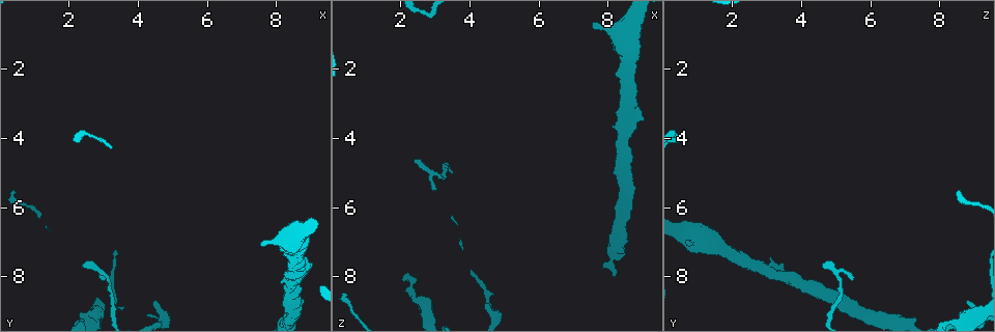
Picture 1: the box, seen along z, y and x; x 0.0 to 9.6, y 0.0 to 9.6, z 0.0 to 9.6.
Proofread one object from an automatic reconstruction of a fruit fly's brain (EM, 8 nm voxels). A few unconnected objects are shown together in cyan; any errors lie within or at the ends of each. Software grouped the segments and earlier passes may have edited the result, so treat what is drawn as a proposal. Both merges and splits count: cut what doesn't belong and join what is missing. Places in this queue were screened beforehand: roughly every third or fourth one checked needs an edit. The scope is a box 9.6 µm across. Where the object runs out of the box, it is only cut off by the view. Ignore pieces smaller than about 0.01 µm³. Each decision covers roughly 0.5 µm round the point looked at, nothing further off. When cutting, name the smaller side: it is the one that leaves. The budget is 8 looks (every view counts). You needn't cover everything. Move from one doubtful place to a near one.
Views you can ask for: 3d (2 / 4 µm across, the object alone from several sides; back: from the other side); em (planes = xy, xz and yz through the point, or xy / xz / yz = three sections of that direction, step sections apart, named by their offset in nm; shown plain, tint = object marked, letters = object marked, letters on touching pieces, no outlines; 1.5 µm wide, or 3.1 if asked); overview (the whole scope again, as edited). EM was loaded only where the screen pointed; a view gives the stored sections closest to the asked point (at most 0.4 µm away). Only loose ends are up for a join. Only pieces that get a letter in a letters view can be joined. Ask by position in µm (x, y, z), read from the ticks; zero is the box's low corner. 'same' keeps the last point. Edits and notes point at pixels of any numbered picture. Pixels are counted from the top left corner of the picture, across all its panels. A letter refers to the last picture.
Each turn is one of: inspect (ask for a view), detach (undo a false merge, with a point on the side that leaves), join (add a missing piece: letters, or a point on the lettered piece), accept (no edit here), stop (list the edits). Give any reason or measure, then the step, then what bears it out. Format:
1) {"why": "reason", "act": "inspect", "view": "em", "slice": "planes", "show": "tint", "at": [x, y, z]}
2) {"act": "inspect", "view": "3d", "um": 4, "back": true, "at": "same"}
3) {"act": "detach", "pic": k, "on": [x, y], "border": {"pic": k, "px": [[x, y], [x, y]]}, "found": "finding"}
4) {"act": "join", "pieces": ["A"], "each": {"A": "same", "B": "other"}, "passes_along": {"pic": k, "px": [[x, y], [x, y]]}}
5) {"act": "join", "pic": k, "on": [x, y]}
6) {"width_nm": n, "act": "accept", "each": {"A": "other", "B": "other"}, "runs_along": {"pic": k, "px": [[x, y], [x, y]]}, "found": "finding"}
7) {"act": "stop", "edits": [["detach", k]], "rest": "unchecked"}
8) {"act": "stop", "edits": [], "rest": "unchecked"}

{"act": "inspect", "view": "3d", "um": 2, "at": [8.85, 7.45, 3.10]}

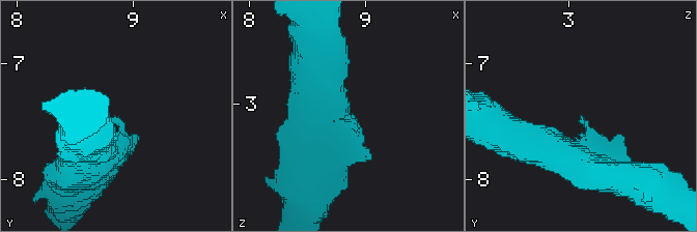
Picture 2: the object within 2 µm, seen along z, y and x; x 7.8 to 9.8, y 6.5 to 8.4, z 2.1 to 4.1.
{"arm_widths_nm": [300, 320], "act": "inspect", "view": "em", "slice": "planes", "show": "letters", "at": [8.82, 7.44, 3.14]}

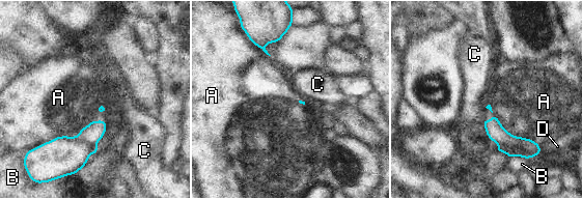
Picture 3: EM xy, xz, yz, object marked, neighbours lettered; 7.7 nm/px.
{"act": "accept", "each": {"A": "other", "B": "other", "C": "other", "D": "other"}, "found": "none of them fits"}

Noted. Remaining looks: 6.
{"act": "inspect", "view": "em", "slice": "planes", "show": "tint", "at": [7.50, 7.00, 0.65]}

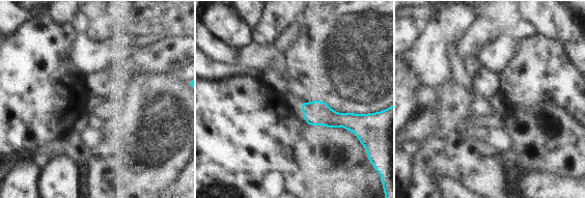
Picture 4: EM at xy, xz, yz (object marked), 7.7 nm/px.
{"act": "inspect", "view": "em", "slice": "planes", "show": "letters", "at": "same"}

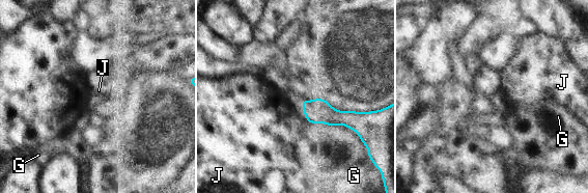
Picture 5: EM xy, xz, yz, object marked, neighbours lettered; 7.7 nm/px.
{"width_nm": 140, "act": "accept", "each": {"G": "other", "J": "other"}, "border": {"pic": 5, "px": [[301, 101], [304, 116], [310, 122]]}, "found": "no lettered piece goes on from it"}

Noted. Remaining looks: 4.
{"why": "thin end", "act": "inspect", "view": "3d", "um": 4, "at": [3.00, 8.10, 5.50]}

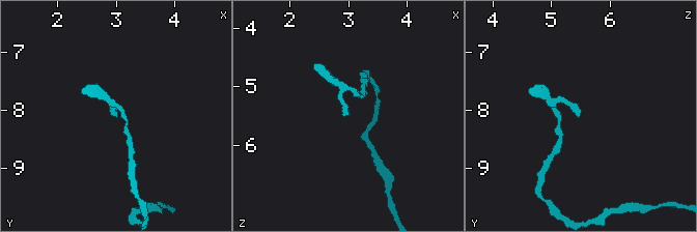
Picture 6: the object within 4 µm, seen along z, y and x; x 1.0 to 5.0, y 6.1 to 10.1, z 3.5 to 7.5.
{"why": "need the tissue", "act": "inspect", "view": "em", "slice": "yz", "step": 8, "show": "tint", "at": [3.10, 8.10, 5.45]}

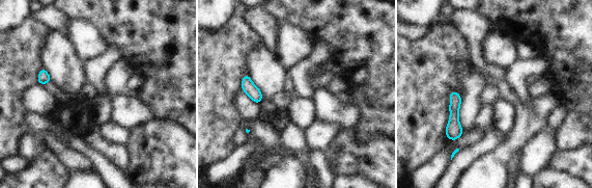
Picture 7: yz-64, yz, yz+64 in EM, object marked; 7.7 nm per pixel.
{"act": "inspect", "view": "em", "slice": "xz", "step": 8, "show": "letters", "at": "same"}

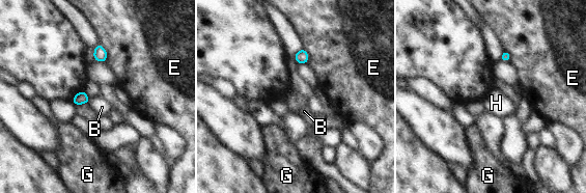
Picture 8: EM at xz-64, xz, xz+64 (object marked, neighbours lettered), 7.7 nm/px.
{"width_nm": 100, "longest_contact_nm": ["E", 160], "act": "accept", "each": {"B": "other", "E": "other", "G": "other", "H": "other"}, "found": "no lettered piece goes on from it"}

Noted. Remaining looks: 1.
{"act": "stop", "edits": [], "rest": "unchecked"}

